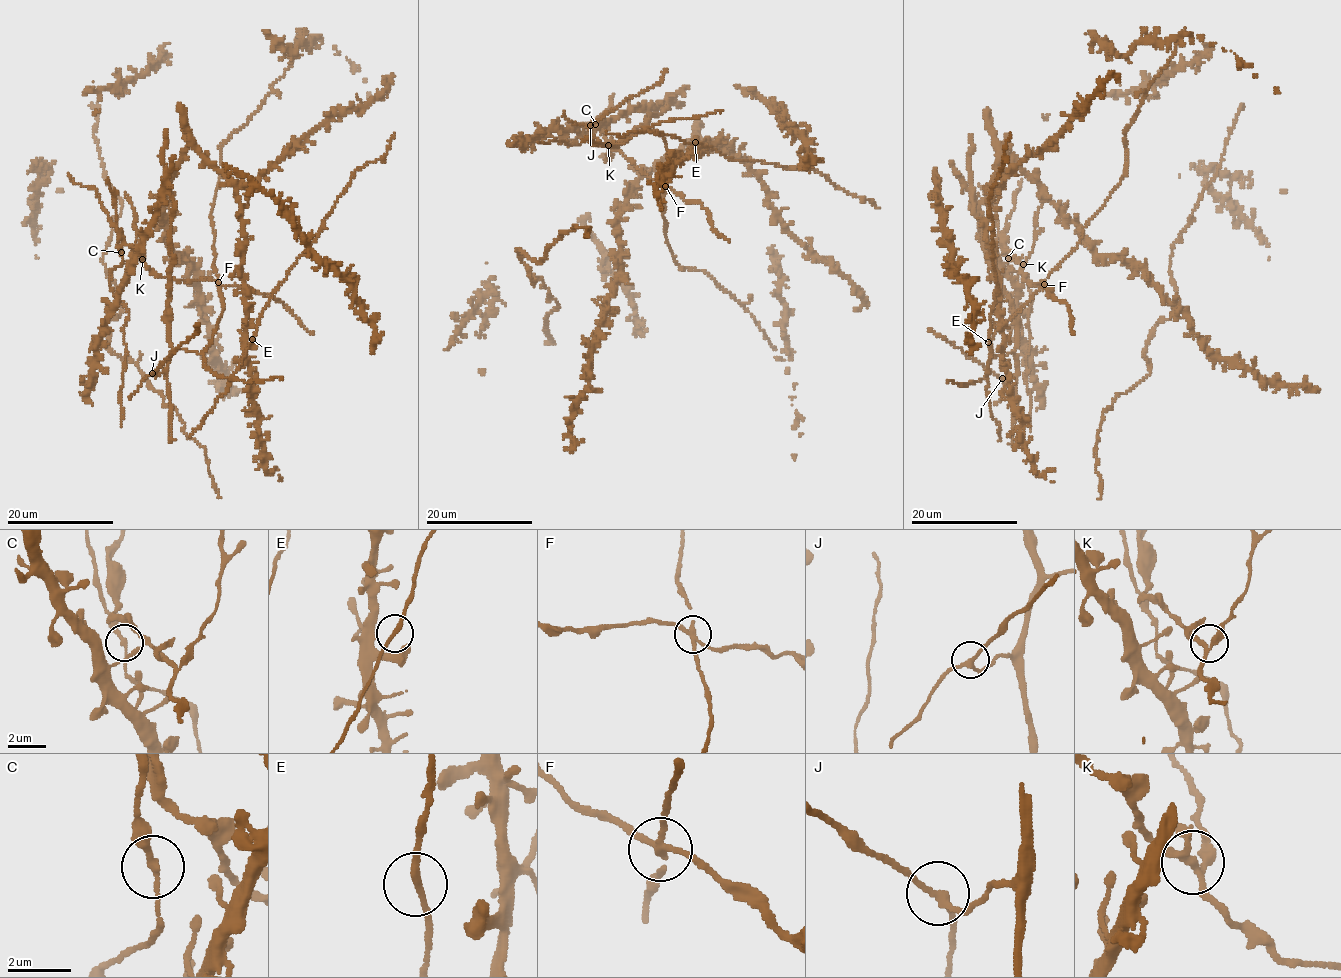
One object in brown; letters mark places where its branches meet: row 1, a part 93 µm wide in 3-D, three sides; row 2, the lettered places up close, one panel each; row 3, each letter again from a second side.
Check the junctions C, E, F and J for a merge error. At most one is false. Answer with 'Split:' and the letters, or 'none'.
Split: F

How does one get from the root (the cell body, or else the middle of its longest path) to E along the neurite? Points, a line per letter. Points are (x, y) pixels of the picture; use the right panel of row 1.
E: (991, 252), (994, 272), (997, 276), (1003, 345), (997, 349), (991, 348), (989, 343)

